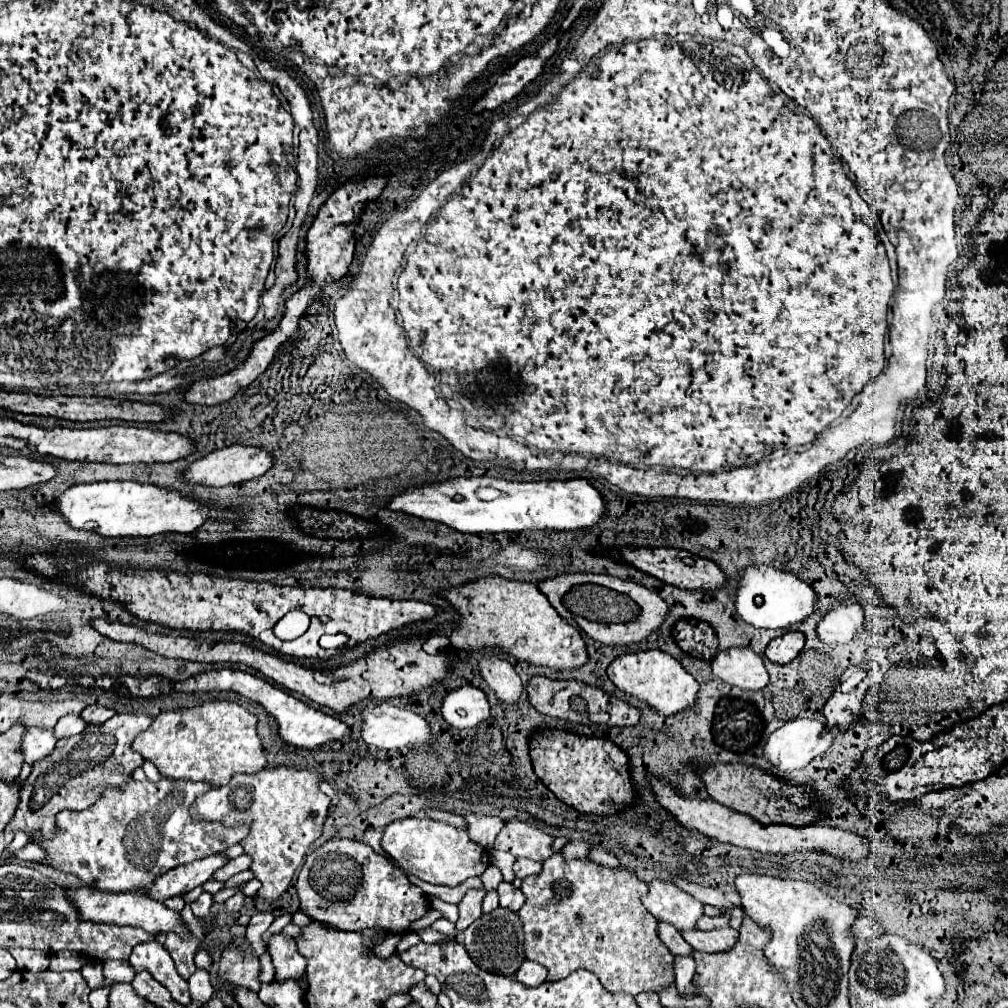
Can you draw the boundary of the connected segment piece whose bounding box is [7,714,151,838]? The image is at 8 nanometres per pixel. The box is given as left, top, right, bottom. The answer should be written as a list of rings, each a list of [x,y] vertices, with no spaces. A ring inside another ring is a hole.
[[[115,714],[101,726],[89,724],[85,732],[61,738],[53,754],[41,758],[41,762],[33,766],[31,776],[23,782],[21,800],[13,820],[7,824],[7,832],[23,830],[33,836],[33,832],[39,830],[49,838],[55,830],[59,810],[85,810],[101,796],[107,784],[121,786],[125,778],[143,764],[143,756],[131,748],[131,742],[139,732],[145,732],[149,724],[151,718],[147,714]]]

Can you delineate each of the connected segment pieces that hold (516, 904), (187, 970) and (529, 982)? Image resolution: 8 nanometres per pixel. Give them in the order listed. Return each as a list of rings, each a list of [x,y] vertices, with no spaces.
[[[501,882],[499,888],[497,888],[497,892],[499,892],[501,906],[505,906],[505,908],[509,908],[509,910],[513,910],[513,912],[517,912],[517,910],[525,904],[525,894],[523,894],[521,890],[517,890],[517,888],[515,888],[513,884],[509,884],[509,882]]]
[[[165,934],[163,938],[165,950],[171,954],[177,972],[189,980],[191,974],[195,972],[195,952],[197,952],[197,942],[185,942],[185,938],[177,938],[177,934]]]
[[[525,960],[523,966],[519,968],[519,972],[515,974],[515,980],[519,980],[525,986],[539,986],[547,980],[547,970],[545,970],[545,966],[541,966],[537,962]]]

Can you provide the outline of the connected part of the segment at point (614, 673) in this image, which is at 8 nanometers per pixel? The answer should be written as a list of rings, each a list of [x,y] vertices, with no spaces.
[[[641,650],[641,652],[619,654],[609,664],[607,674],[617,688],[645,700],[663,716],[671,716],[671,714],[683,712],[685,708],[691,708],[699,692],[697,680],[673,656],[669,656],[663,650]]]

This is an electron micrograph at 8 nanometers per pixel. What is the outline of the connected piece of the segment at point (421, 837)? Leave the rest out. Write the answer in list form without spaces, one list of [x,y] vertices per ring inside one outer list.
[[[403,818],[385,826],[381,846],[407,872],[437,886],[455,888],[471,876],[481,876],[491,864],[489,852],[467,836],[467,830],[431,818]]]

